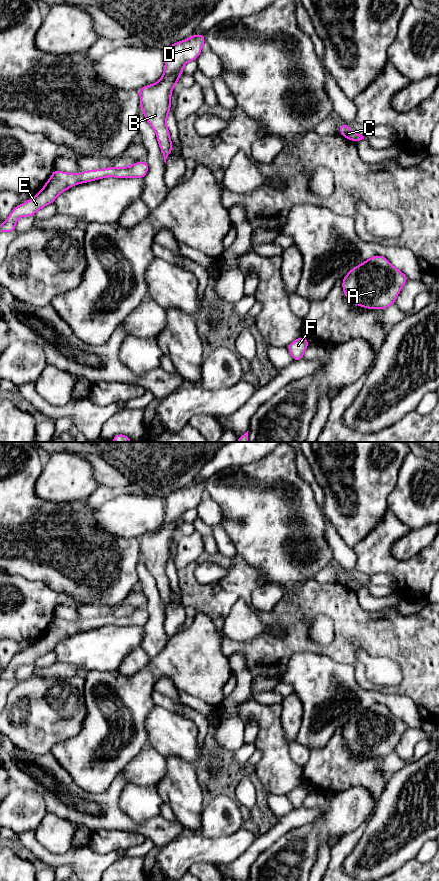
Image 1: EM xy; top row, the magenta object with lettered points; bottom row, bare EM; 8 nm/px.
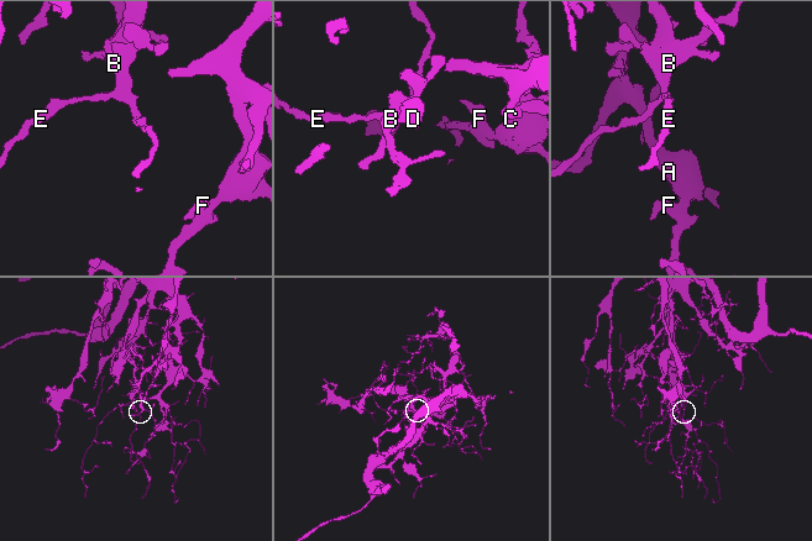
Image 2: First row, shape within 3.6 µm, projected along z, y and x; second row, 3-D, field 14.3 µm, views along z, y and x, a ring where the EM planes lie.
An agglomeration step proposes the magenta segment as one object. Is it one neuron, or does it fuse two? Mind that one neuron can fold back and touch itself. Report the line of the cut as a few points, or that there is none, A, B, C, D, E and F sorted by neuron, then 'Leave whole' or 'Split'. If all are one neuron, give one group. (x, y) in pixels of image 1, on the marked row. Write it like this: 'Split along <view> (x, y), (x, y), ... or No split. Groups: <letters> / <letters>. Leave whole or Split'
No split. Groups: A B C D E F. Leave whole

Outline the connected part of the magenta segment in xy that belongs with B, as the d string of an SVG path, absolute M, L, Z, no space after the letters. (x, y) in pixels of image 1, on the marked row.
M194 34L188 39L170 45L166 49L165 68L161 79L138 90L141 110L157 135L165 163L172 153L172 140L166 125L172 89L183 73L183 66L199 57L204 43L205 34Z

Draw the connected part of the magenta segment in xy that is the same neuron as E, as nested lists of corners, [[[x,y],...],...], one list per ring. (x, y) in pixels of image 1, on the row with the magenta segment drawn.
[[[146,161],[135,162],[126,167],[109,167],[105,169],[83,171],[79,174],[66,173],[54,170],[41,191],[30,200],[16,206],[9,214],[7,220],[1,224],[0,232],[15,232],[15,224],[19,217],[34,217],[35,213],[48,204],[54,204],[56,197],[70,187],[88,183],[105,177],[116,178],[144,178],[148,172],[149,165]]]

